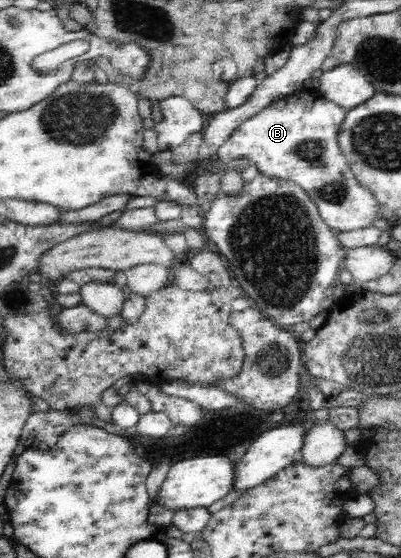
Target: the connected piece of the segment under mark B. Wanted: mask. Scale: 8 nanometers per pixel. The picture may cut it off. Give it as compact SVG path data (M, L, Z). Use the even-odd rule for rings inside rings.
M299 89L243 121L223 142L218 158L225 164L231 159L247 157L259 174L295 182L307 191L323 222L337 233L371 227L375 220L381 219L381 203L372 190L361 186L341 153L338 137L346 112L320 91Z

